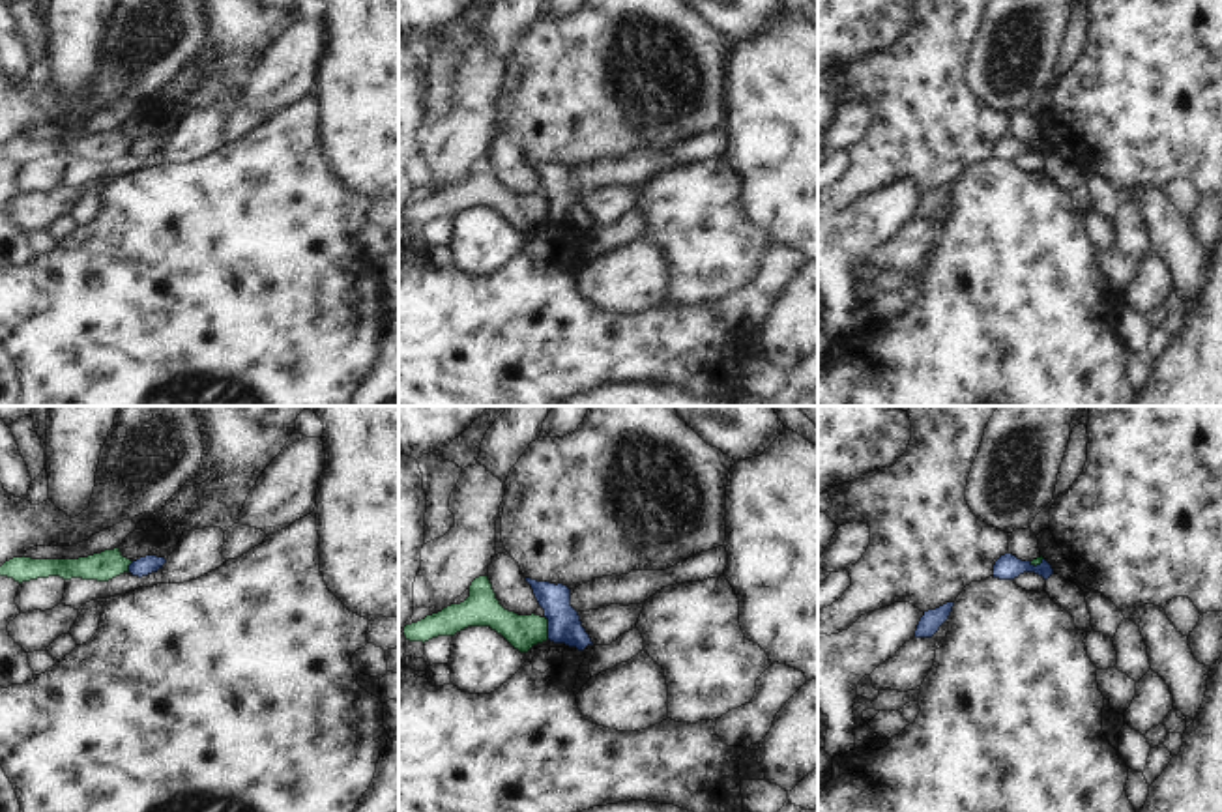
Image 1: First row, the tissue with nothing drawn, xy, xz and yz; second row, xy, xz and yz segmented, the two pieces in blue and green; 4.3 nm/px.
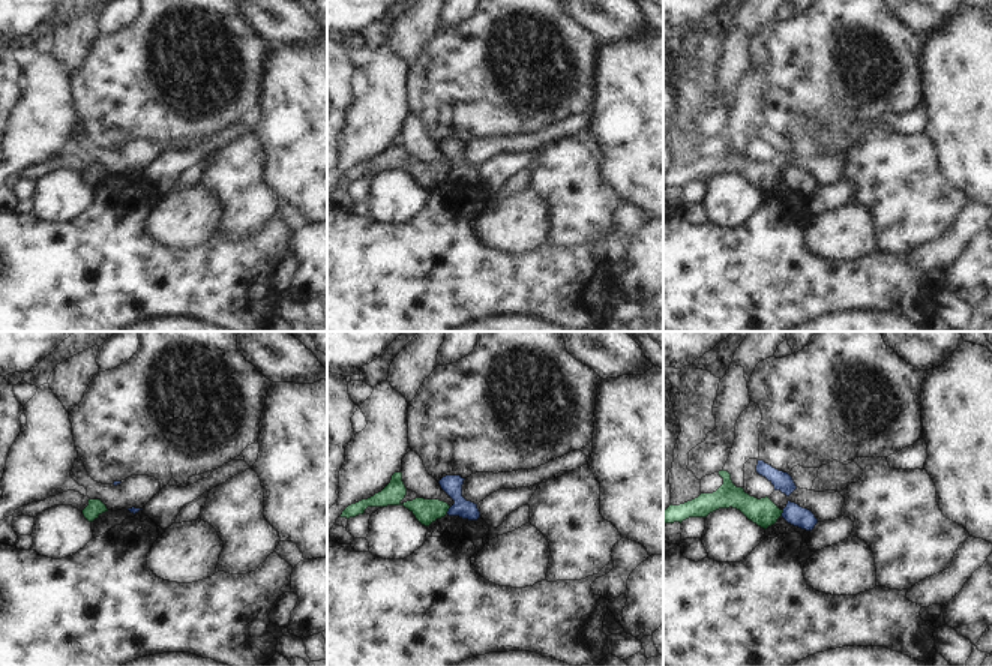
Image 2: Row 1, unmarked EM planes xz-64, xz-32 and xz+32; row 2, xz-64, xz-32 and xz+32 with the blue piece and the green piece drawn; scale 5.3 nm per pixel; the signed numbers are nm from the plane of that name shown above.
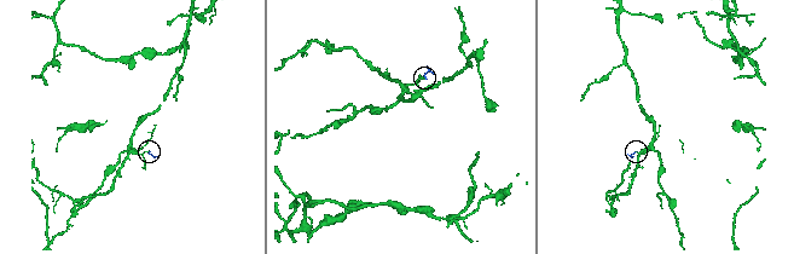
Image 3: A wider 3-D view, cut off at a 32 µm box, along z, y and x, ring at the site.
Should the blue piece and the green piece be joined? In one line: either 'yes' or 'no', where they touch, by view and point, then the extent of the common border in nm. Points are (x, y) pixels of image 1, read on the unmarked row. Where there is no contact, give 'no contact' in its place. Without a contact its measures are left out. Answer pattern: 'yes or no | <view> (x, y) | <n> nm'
no | xz (549, 208) | 110 nm

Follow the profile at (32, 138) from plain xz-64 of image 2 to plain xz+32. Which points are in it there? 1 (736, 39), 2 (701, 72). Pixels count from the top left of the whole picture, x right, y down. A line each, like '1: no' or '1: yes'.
1: yes
2: no

